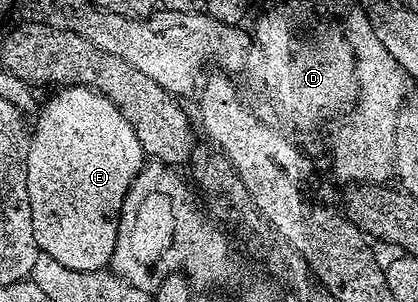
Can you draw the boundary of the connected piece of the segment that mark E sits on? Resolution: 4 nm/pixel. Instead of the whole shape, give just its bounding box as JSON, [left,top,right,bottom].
[27,85,147,275]

